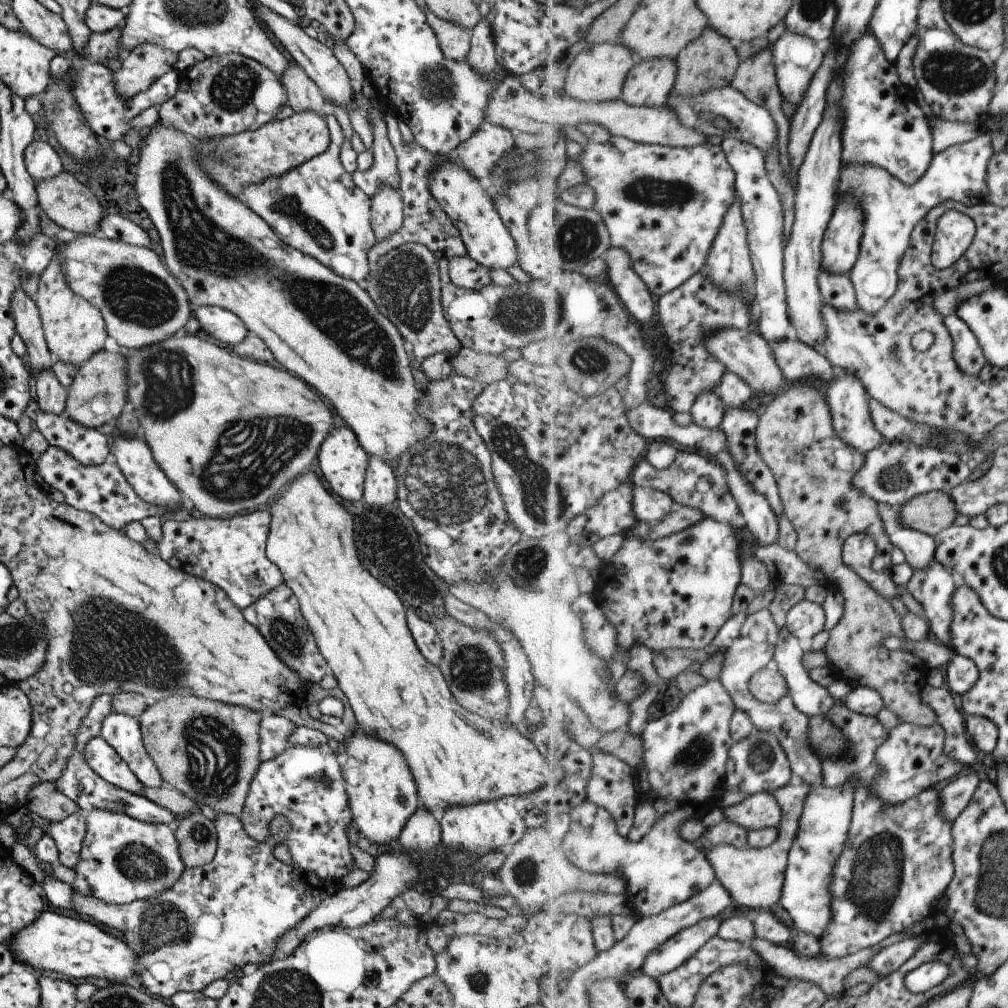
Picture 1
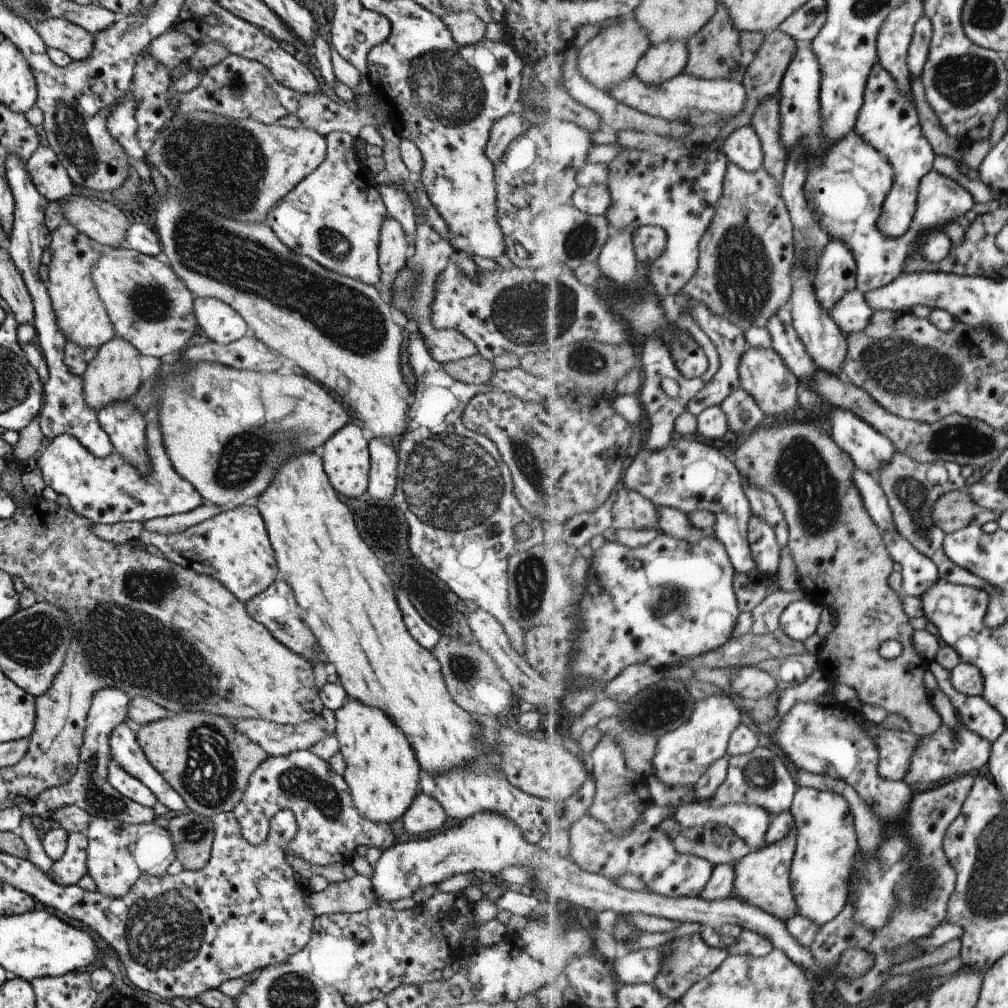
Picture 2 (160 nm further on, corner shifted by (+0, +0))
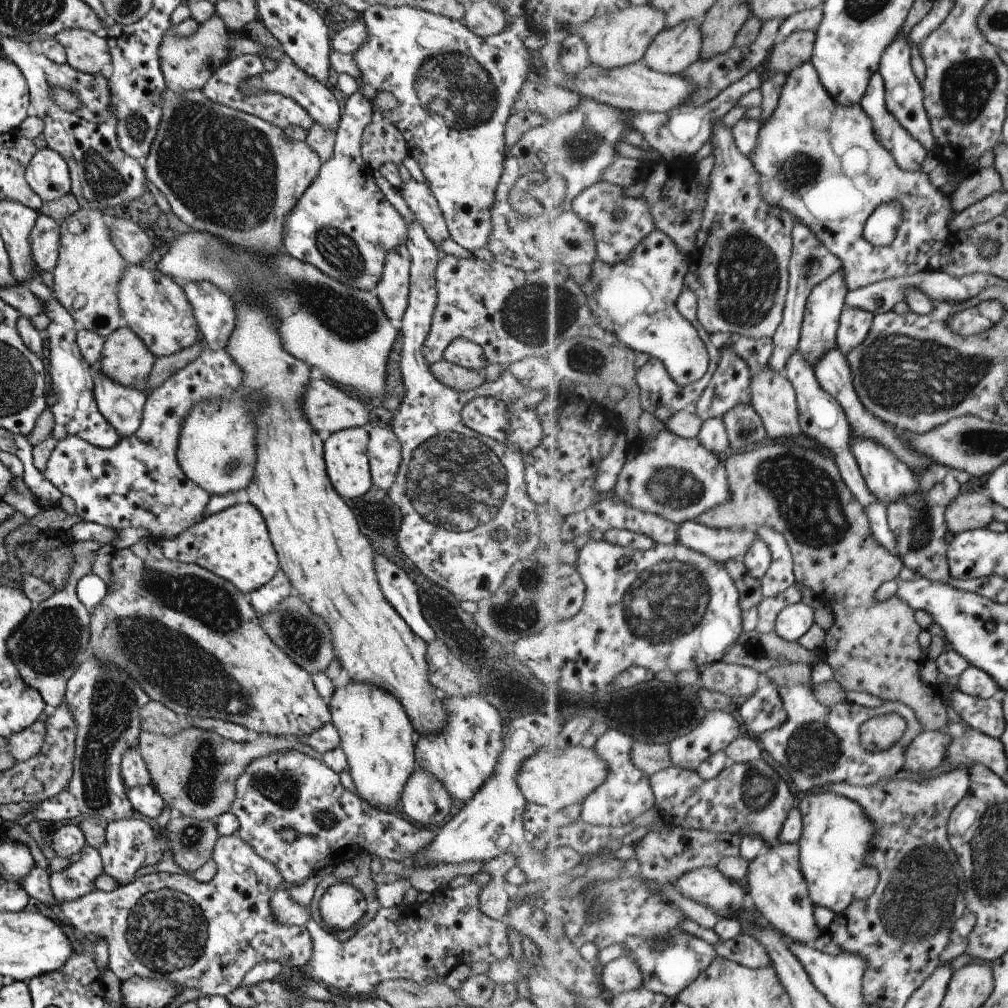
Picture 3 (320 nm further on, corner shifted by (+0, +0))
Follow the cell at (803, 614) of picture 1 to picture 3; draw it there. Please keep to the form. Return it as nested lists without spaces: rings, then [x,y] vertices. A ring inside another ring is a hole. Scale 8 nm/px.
[[[798,602],[779,613],[775,633],[785,640],[798,641],[815,623],[816,610]]]

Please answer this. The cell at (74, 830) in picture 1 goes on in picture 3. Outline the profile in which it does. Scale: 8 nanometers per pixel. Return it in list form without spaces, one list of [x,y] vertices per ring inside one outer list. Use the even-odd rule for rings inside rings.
[[[85,845],[62,871],[51,871],[47,883],[59,903],[74,901],[95,890],[93,880],[103,873],[97,849]]]

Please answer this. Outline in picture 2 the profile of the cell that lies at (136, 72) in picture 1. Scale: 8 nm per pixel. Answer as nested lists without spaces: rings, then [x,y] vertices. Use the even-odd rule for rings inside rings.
[[[169,29],[145,46],[147,54],[155,58],[155,62],[159,62],[167,72],[175,68],[179,62],[188,60],[196,48],[197,46],[191,42],[187,34]]]

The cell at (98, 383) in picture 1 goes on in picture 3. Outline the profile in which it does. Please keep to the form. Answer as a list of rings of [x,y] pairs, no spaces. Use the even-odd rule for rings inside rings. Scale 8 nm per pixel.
[[[125,324],[108,334],[100,350],[100,368],[111,380],[143,390],[154,356]]]

